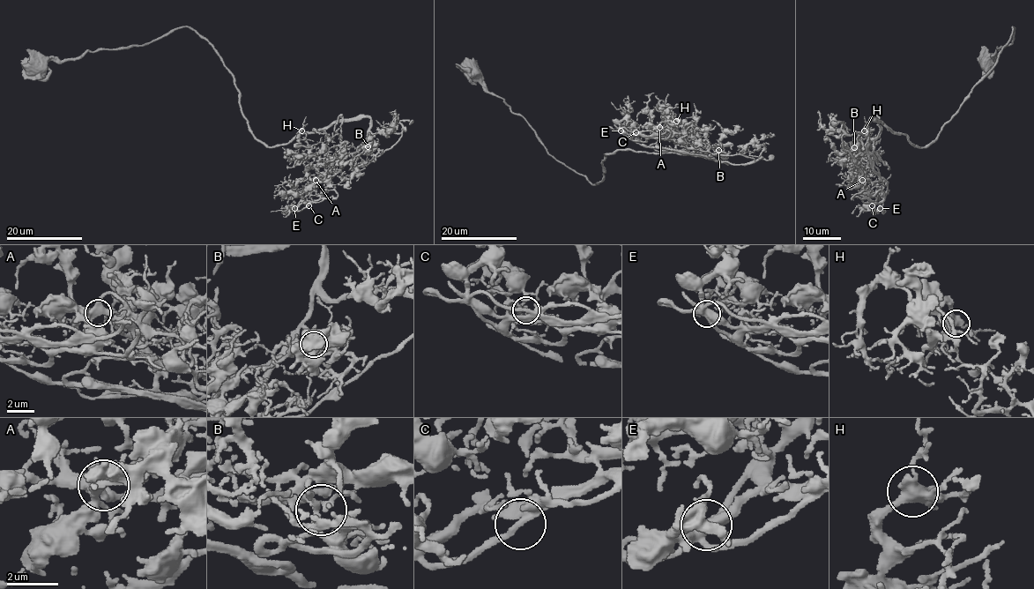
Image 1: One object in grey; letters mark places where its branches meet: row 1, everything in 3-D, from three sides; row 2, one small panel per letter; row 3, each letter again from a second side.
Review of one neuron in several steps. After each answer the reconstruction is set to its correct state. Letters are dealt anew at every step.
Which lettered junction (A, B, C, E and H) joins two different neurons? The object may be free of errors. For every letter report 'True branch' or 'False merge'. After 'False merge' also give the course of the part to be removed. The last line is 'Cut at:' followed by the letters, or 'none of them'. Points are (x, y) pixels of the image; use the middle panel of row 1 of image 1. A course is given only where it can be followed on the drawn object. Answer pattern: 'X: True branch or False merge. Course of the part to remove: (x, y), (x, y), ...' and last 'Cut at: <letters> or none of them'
A: True branch
B: True branch
C: True branch
E: True branch
H: True branch
Cut at: none of them

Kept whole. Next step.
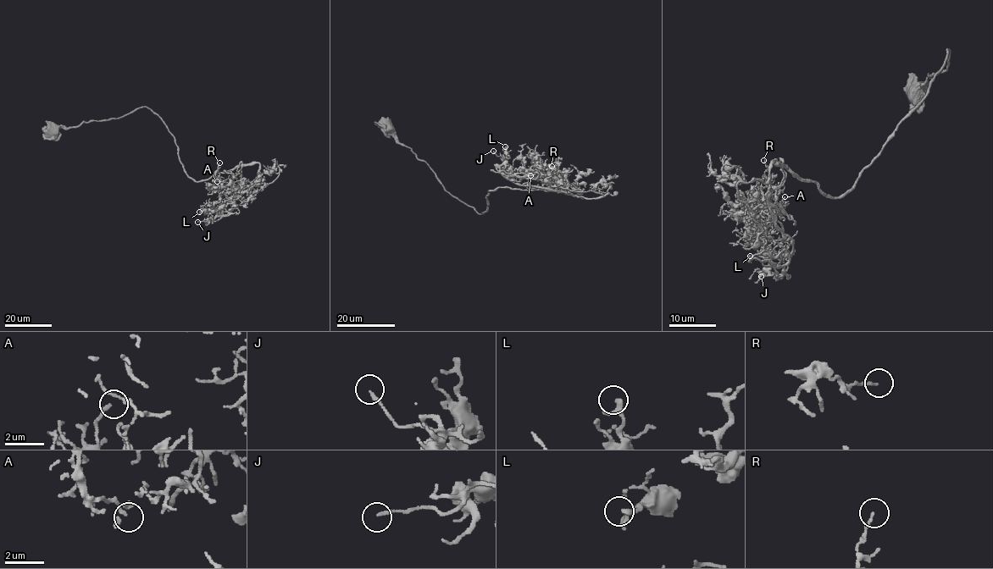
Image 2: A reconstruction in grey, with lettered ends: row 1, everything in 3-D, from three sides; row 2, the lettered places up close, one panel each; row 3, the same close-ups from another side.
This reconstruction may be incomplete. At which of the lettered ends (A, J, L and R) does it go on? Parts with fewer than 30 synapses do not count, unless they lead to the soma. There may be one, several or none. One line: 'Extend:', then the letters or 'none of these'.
Extend: none of these

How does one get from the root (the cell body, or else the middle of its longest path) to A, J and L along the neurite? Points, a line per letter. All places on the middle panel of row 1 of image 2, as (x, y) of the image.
A: (386, 128), (479, 213), (488, 191), (499, 187), (557, 190), (544, 187), (526, 157), (530, 175)
J: (386, 128), (479, 213), (488, 191), (499, 187), (557, 190), (507, 179), (503, 157), (493, 151)
L: (386, 128), (479, 213), (488, 191), (499, 187), (557, 190), (510, 180), (505, 146)

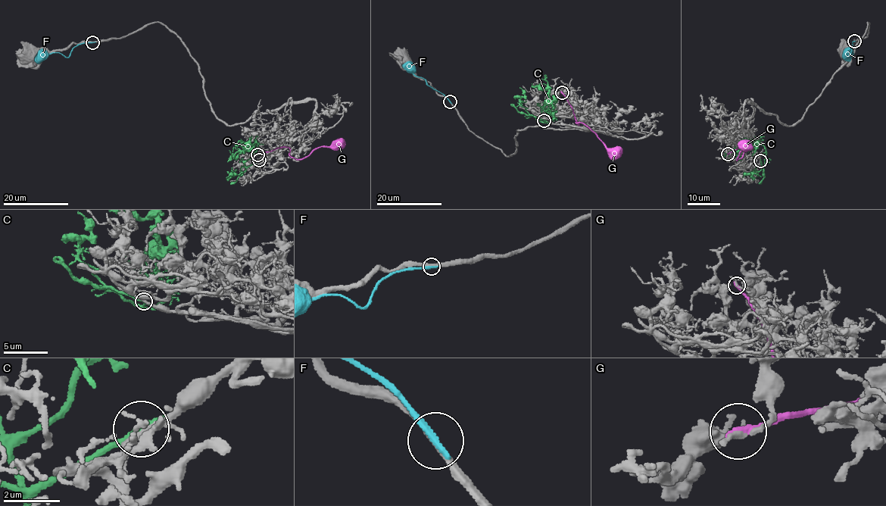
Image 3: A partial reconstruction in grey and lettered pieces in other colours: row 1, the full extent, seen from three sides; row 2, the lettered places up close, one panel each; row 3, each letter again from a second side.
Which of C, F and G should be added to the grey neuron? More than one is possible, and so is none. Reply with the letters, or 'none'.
C

